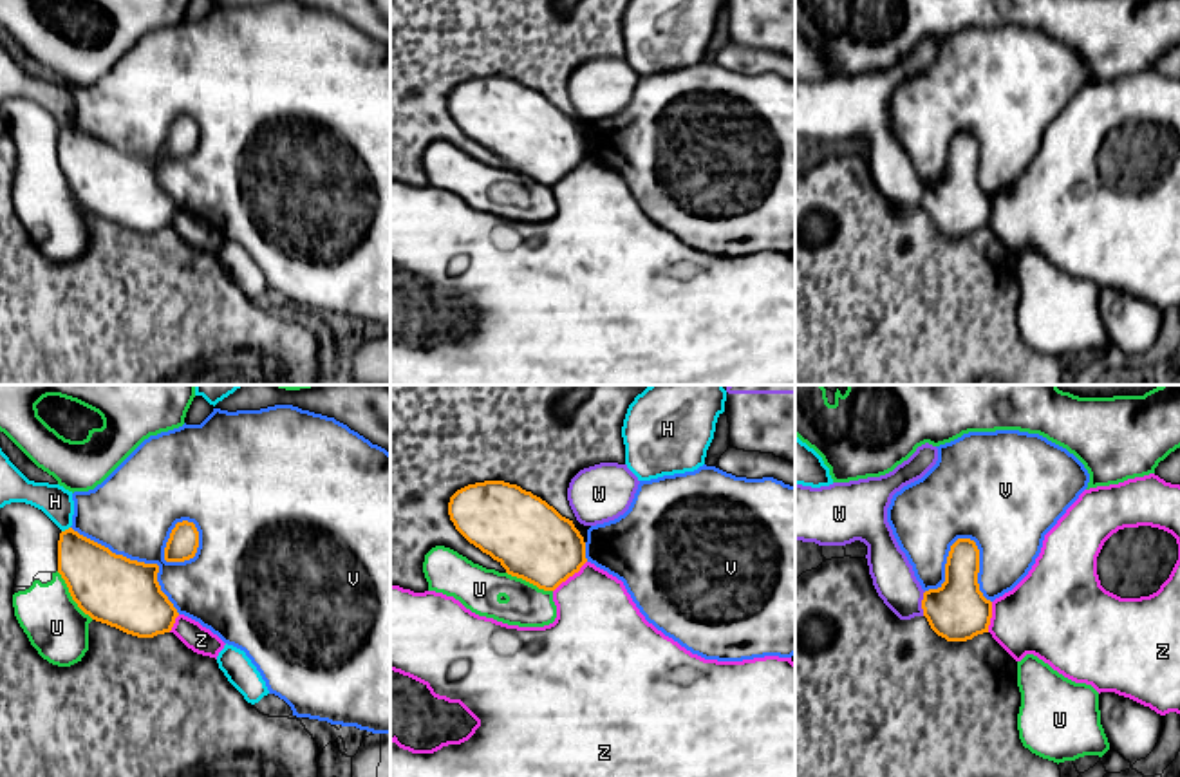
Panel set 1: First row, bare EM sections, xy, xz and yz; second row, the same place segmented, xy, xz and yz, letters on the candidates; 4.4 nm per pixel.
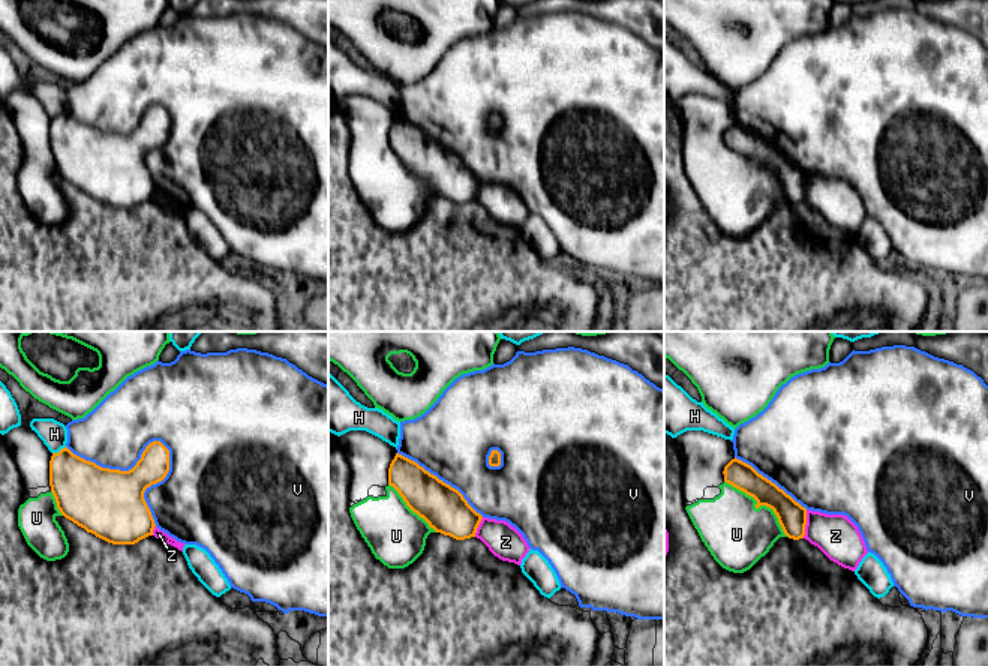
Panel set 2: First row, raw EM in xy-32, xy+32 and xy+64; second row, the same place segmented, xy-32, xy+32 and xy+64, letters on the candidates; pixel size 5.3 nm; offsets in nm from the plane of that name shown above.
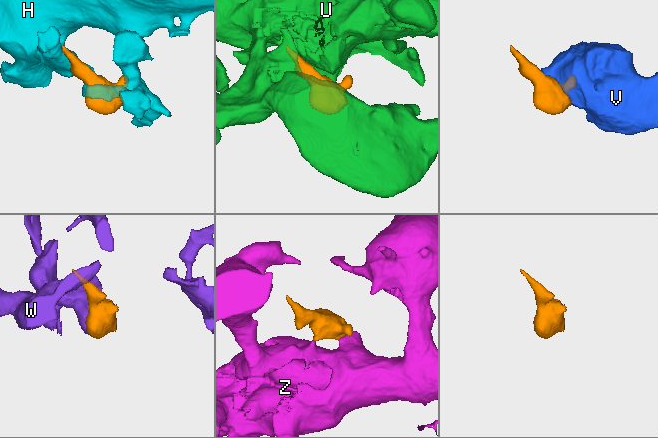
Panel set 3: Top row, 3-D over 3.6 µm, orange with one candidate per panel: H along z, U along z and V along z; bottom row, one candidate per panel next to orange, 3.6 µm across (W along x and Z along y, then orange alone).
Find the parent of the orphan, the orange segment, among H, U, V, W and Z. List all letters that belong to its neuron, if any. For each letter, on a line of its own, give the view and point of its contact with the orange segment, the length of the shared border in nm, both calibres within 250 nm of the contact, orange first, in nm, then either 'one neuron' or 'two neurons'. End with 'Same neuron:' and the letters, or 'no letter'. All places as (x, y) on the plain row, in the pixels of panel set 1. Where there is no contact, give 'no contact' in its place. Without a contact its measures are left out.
H: contact xy (65, 125); length 50 nm; calibres 260 and 150 nm; two neurons
U: contact xy (71, 190); length 280 nm; calibres 320 and 280 nm; two neurons
V: contact yz (978, 159); length 320 nm; calibres 260 and 360 nm; two neurons
W: contact yz (922, 199); length 110 nm; calibres 260 and 190 nm; two neurons
Z: contact xz (570, 170); length 200 nm; calibres 340 and 380 nm; one neuron
Same neuron: Z

